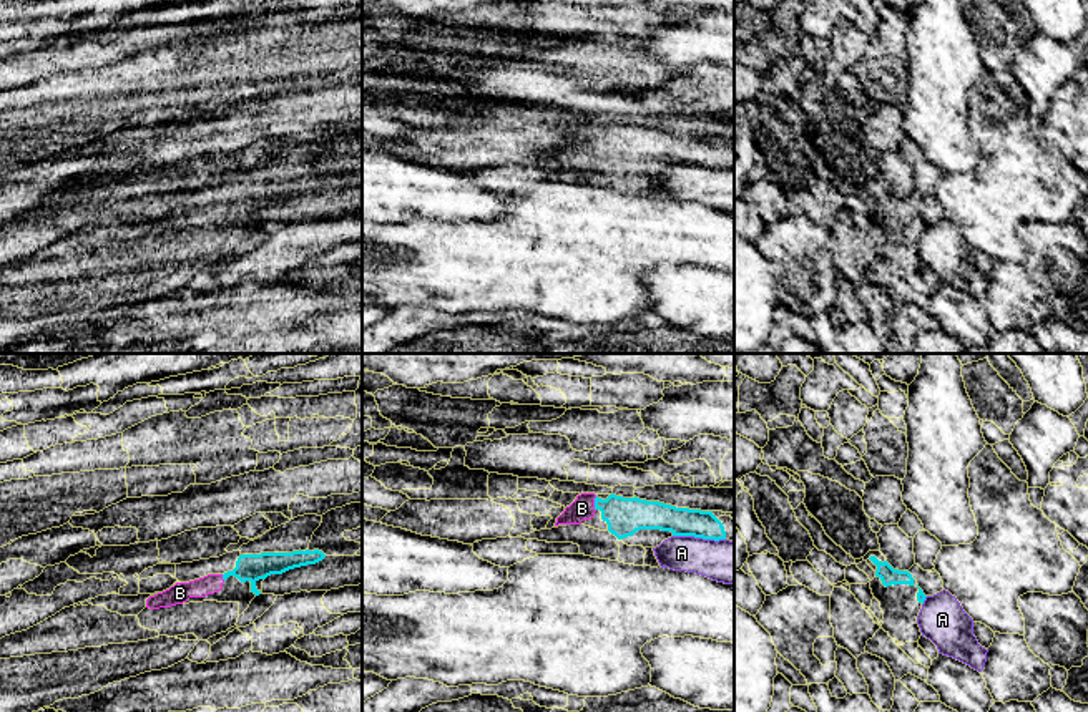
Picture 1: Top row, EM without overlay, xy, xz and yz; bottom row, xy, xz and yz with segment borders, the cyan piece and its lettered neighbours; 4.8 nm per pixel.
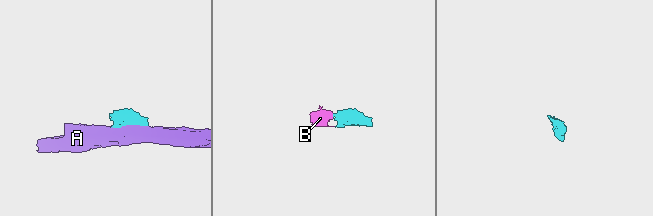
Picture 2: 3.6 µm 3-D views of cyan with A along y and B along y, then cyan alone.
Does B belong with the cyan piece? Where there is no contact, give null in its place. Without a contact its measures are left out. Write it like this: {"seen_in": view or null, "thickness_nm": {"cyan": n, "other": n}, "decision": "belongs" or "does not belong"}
{"seen_in": "xz", "thickness_nm": {"cyan": 180, "other": 110}, "decision": "belongs"}

